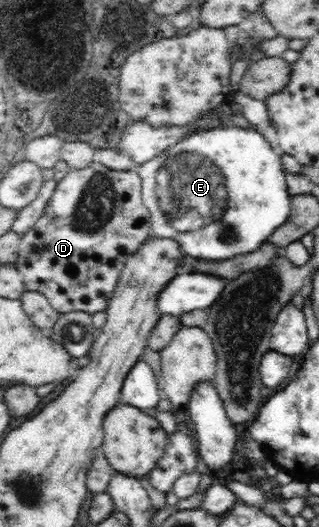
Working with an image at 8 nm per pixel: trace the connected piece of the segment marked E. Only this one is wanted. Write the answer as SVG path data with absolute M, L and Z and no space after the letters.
M215 127L189 135L160 157L140 166L142 202L151 213L151 230L155 236L170 237L180 244L184 255L196 260L227 260L262 249L291 212L291 195L280 158L276 145L254 129Z

